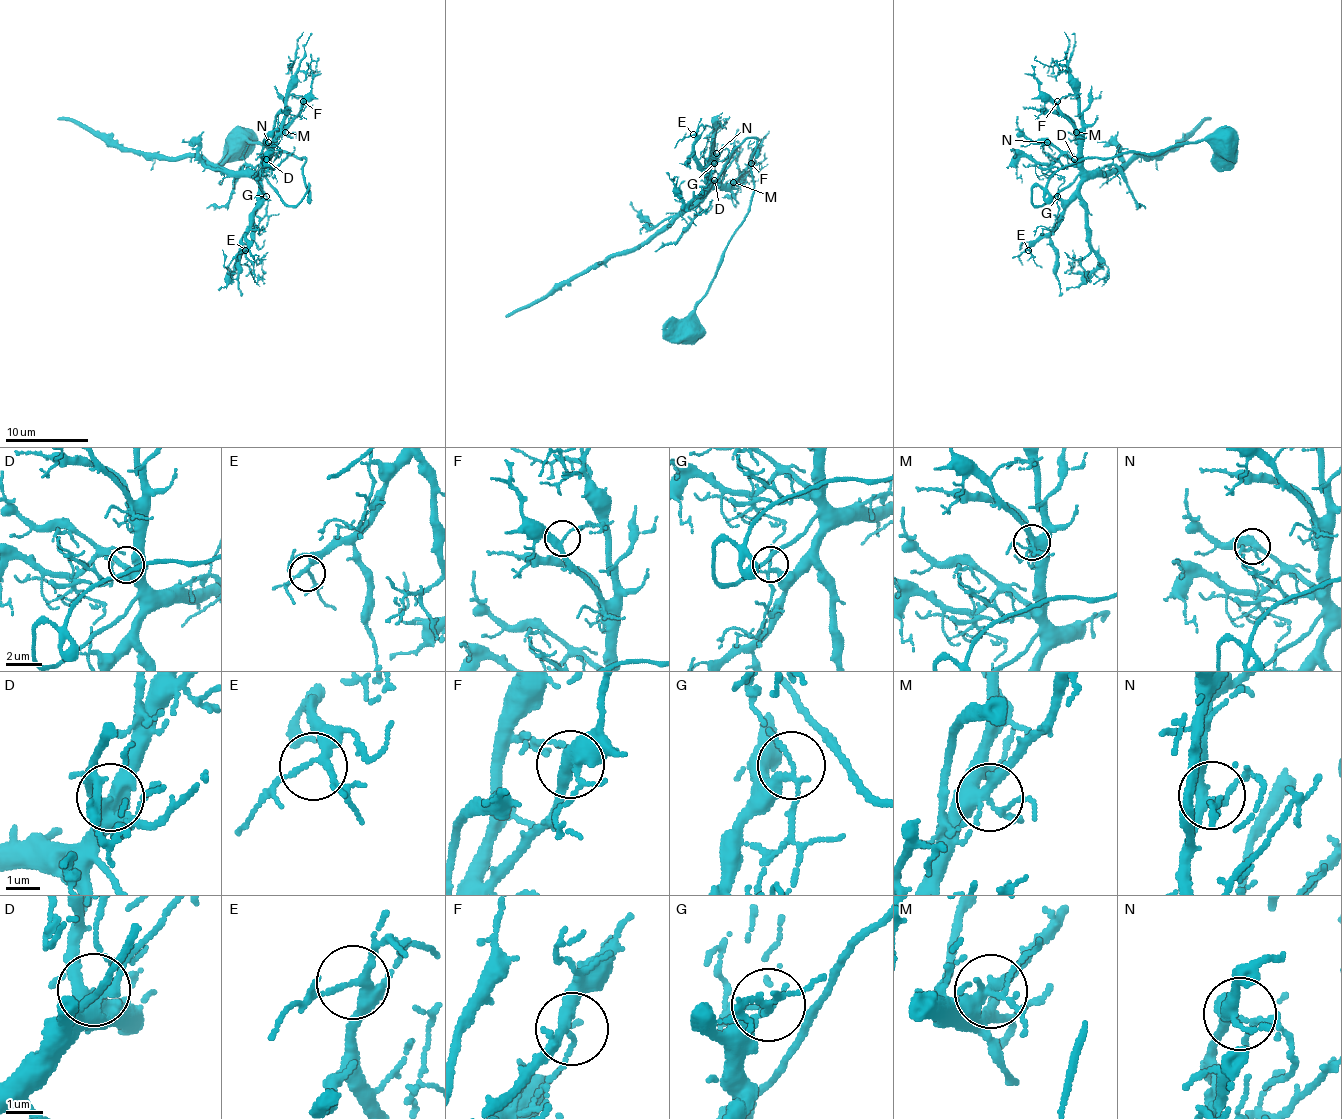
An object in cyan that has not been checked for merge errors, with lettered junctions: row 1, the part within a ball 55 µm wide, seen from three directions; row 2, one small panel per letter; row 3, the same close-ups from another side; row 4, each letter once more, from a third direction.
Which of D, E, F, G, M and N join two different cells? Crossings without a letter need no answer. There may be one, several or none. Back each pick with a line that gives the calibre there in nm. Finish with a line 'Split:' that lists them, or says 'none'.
Split: none

